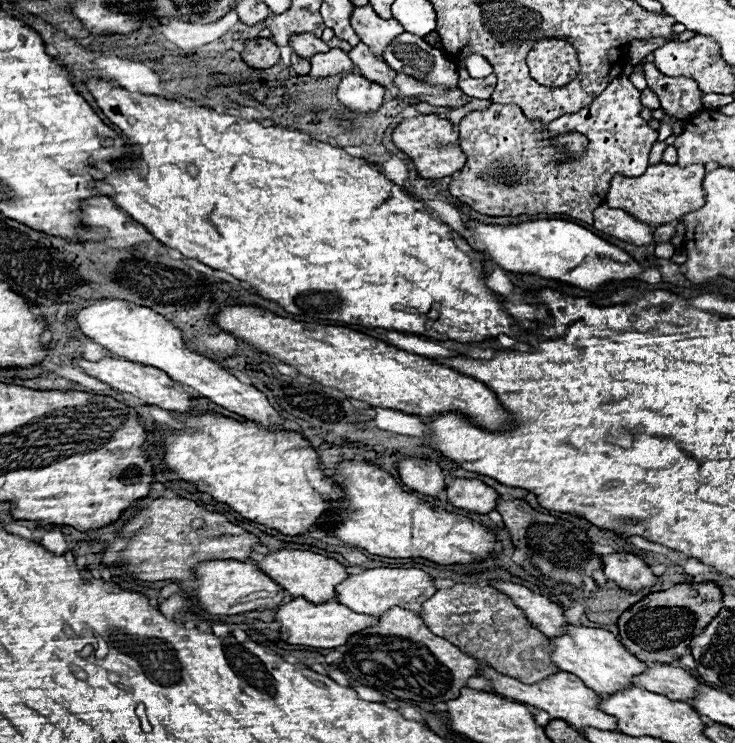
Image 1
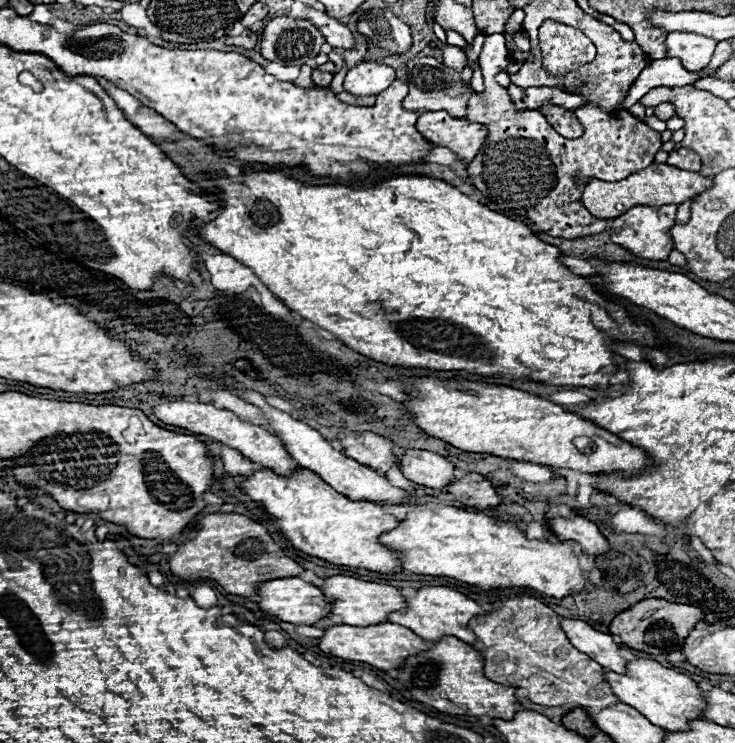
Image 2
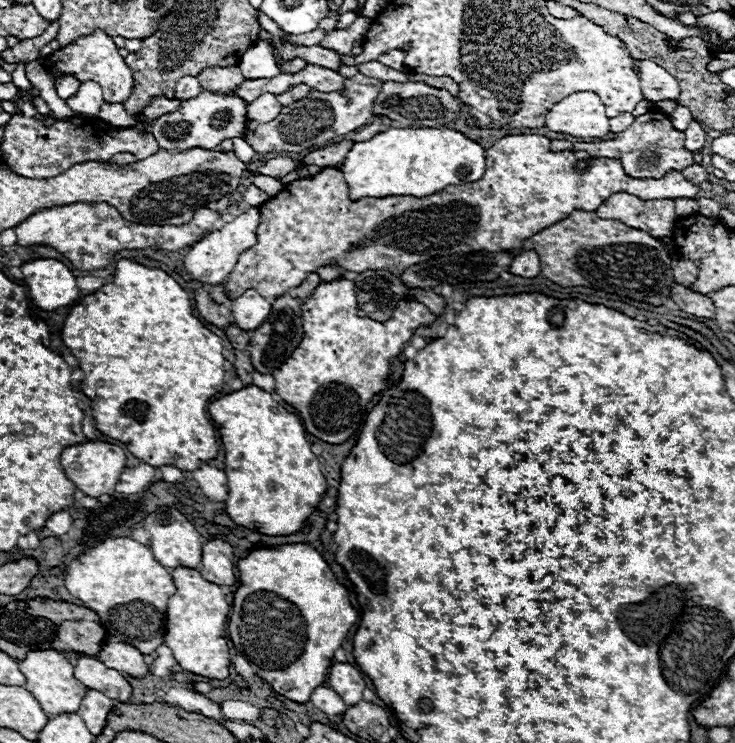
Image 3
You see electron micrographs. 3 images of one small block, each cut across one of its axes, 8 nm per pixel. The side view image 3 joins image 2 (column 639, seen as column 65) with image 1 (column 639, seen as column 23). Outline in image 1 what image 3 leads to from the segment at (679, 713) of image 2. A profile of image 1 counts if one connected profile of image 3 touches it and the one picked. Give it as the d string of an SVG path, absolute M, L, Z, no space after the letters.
M568 624L564 634L552 636L548 640L554 646L550 654L552 664L556 664L564 672L578 676L588 688L592 688L598 694L616 692L622 684L632 684L630 676L636 676L638 672L642 672L642 668L646 668L646 664L638 660L634 654L630 654L608 630Z

